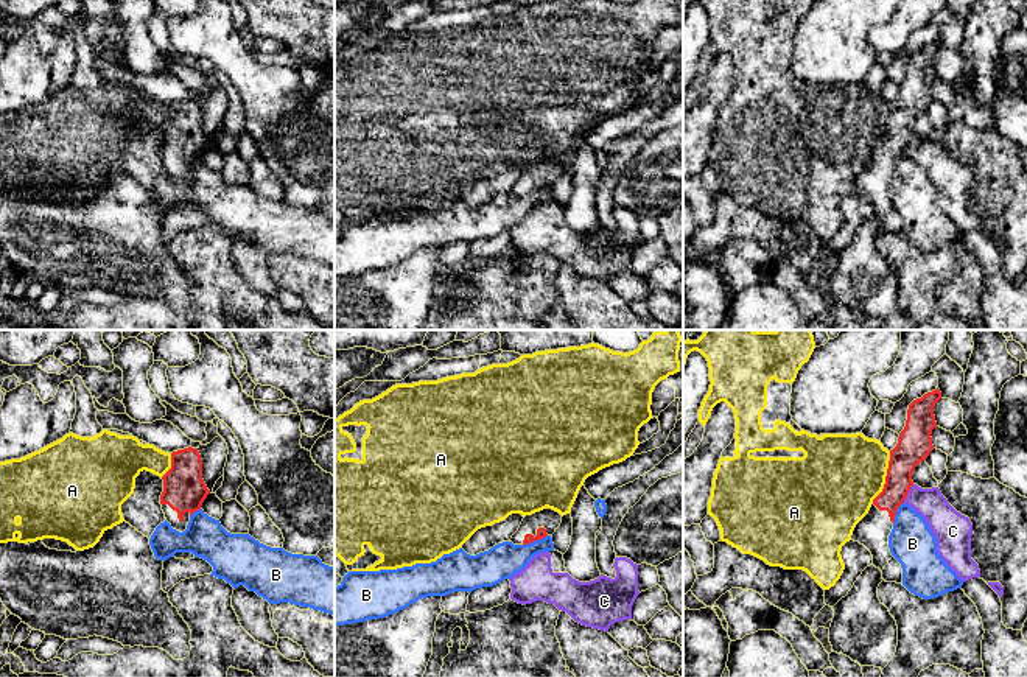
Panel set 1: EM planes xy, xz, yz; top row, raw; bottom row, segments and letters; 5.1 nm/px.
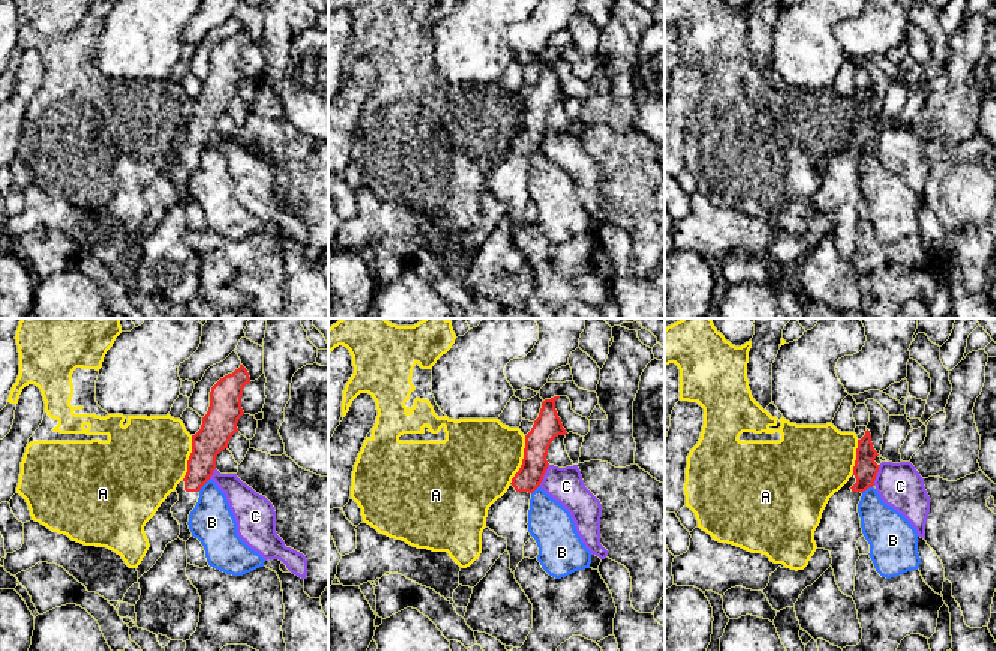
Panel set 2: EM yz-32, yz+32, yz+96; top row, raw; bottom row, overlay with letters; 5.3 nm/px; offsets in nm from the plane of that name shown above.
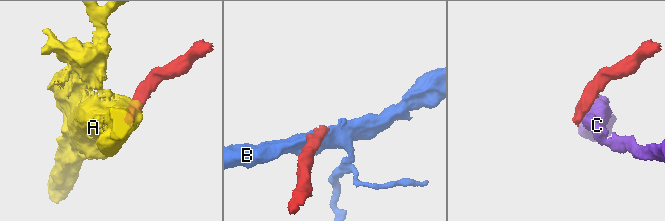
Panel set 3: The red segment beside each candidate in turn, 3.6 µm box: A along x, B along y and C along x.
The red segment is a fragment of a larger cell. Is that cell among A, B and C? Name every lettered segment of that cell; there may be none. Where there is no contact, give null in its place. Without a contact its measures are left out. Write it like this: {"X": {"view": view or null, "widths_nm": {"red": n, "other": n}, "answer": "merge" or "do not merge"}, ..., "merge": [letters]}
{"A": {"view": "yz", "widths_nm": {"red": 180, "other": 420}, "answer": "do not merge"}, "B": {"view": "xz", "widths_nm": {"red": 50, "other": 180}, "answer": "do not merge"}, "C": {"view": "yz", "widths_nm": {"red": 180, "other": 170}, "answer": "do not merge"}, "merge": []}

